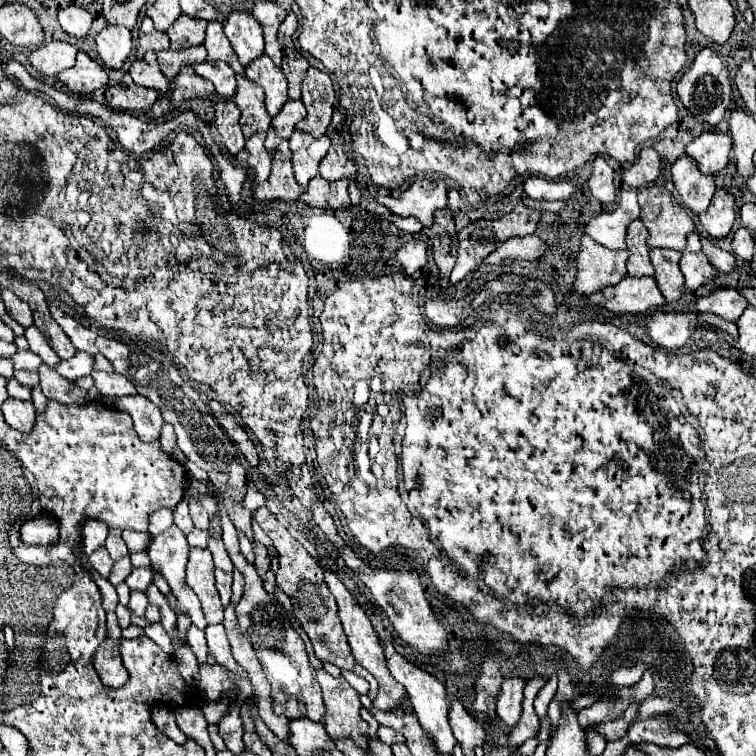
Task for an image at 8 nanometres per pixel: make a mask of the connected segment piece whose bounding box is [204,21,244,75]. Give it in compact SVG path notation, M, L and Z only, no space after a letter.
M208 23L206 29L206 51L208 51L208 61L224 61L228 63L236 75L244 73L244 67L240 65L240 61L236 61L236 53L230 47L230 41L224 37L222 25L220 23Z

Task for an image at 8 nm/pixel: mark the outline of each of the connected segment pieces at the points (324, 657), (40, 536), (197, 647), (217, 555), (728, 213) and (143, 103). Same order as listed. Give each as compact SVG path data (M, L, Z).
M268 509L254 511L254 521L274 541L274 547L276 547L276 551L280 555L280 569L276 573L276 585L292 599L292 603L294 603L294 617L300 621L302 629L310 637L310 641L314 645L316 657L320 661L330 661L330 663L334 663L340 669L356 671L360 677L364 677L370 683L368 697L374 701L376 699L376 693L378 693L378 683L376 683L376 679L366 669L358 667L358 663L352 657L352 651L350 651L350 645L346 641L342 623L338 619L336 601L334 601L332 593L328 593L328 587L324 585L324 573L322 573L318 561L308 555L308 551L288 533L288 529L284 525L280 525L280 521Z
M38 515L24 523L22 541L26 545L56 545L60 537L60 525L52 515Z
M194 625L188 627L186 631L186 639L192 647L192 651L196 651L198 655L198 661L200 663L206 663L206 653L208 653L208 647L206 647L206 639L204 639L204 631L198 631Z
M216 547L216 549L212 551L212 555L214 555L214 565L216 565L218 569L222 569L224 573L232 573L232 571L234 571L232 561L230 561L228 553L226 553L222 547Z
M716 189L708 211L700 215L700 225L712 239L724 239L730 233L734 219L736 219L734 197L726 189Z
M128 73L120 79L118 85L106 89L106 101L112 109L146 113L156 99L158 99L156 89L136 85Z

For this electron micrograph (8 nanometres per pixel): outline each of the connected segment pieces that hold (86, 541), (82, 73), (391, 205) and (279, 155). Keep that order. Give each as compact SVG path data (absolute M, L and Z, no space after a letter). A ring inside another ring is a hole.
M88 519L82 527L82 549L86 555L94 553L98 547L104 545L106 537L108 537L109 527L97 519Z
M78 51L76 65L70 67L68 71L58 73L56 79L62 85L66 85L72 93L86 95L86 93L92 93L92 91L96 91L100 87L106 87L108 73L104 71L104 67L98 61L88 57L88 53Z
M414 181L404 193L392 195L378 195L376 201L388 207L390 213L400 217L416 217L424 227L432 225L432 213L436 209L446 207L446 189L444 181Z
M288 141L280 143L280 149L274 153L272 159L272 173L268 175L268 179L264 183L260 183L254 189L254 197L258 201L292 201L298 199L302 195L302 187L296 185L294 181L294 173L292 173L292 165L290 165L290 149L288 149Z

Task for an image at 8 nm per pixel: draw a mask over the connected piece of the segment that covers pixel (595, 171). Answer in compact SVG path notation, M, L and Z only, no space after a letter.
M596 157L594 159L594 167L592 167L592 175L588 181L590 193L602 201L602 203L614 203L616 197L616 189L614 189L614 171L610 169L610 165L606 163L604 157Z

